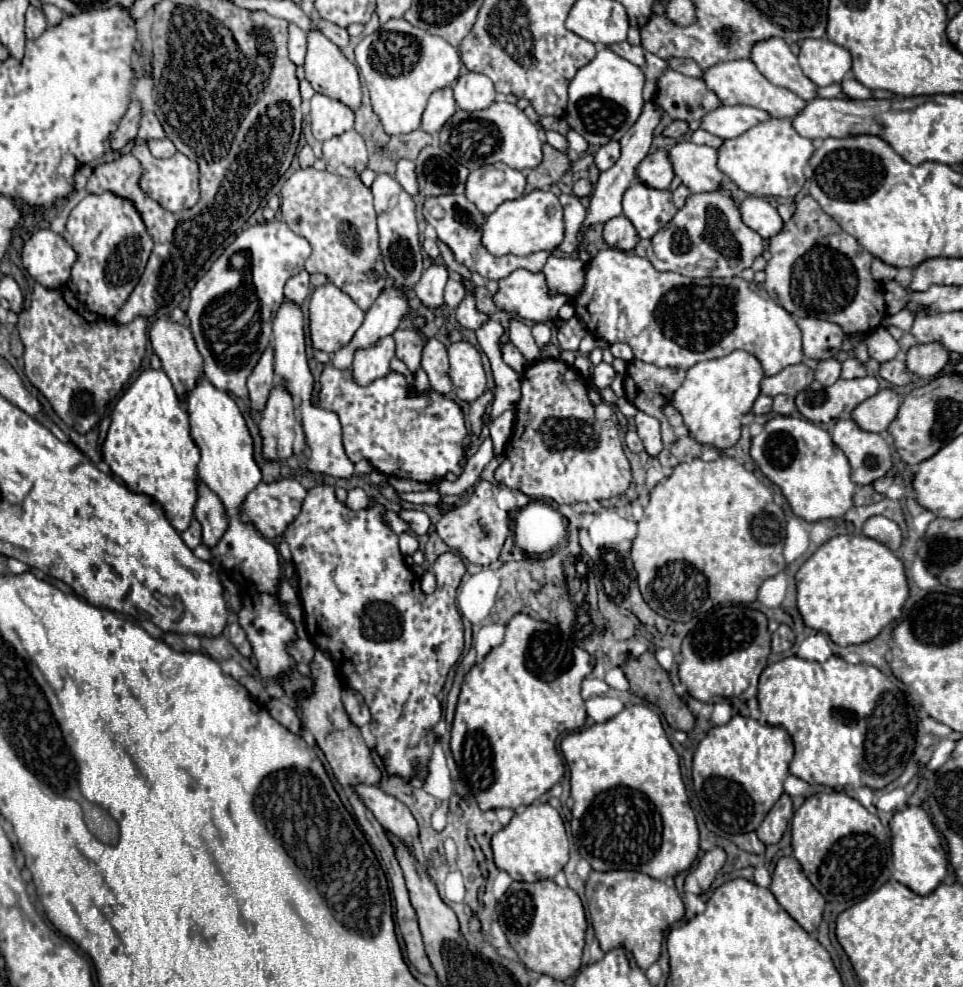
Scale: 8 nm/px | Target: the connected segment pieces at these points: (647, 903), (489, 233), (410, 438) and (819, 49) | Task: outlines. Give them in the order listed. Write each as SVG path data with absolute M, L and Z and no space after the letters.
M591 871L585 897L601 949L609 951L623 945L633 953L643 971L659 959L665 931L685 915L683 901L675 887L639 871Z
M531 191L513 201L505 201L495 213L485 217L481 245L491 255L529 255L537 251L553 251L563 241L563 207L551 191Z
M327 365L321 373L319 383L319 407L337 413L343 427L343 447L353 463L367 459L377 471L389 477L407 477L421 483L437 483L449 471L461 475L463 469L459 461L463 457L463 439L467 435L467 429L463 411L455 401L435 391L427 395L409 391L405 377L401 373L389 373L387 377L381 377L367 387L361 387L353 381L349 369L335 369L333 365Z
M805 39L799 51L799 65L813 83L827 87L841 83L851 69L851 53L829 39Z

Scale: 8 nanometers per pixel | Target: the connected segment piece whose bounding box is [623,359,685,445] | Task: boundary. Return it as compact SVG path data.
M633 359L627 363L625 373L625 397L643 413L659 419L663 443L671 445L675 441L675 435L671 431L671 425L667 417L663 415L663 407L671 401L675 389L683 383L685 371L683 369L661 369L643 361Z

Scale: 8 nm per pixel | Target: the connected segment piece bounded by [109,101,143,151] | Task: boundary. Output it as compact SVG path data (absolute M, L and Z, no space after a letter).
M131 101L125 117L121 119L117 131L111 135L109 139L109 145L113 151L119 151L129 139L135 139L137 137L137 131L139 131L139 121L141 121L141 103L139 101Z

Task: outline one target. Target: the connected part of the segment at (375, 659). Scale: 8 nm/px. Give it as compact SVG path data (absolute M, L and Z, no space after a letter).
M317 485L313 489L309 489L305 501L303 501L303 509L299 513L299 517L293 521L293 525L285 531L283 539L289 543L291 547L291 555L293 555L293 563L295 563L295 571L297 571L297 577L299 577L299 597L303 601L303 611L305 611L305 623L307 623L307 633L309 633L309 639L321 649L321 651L327 651L331 655L331 659L335 661L343 681L359 691L363 697L365 697L365 703L369 705L371 709L371 717L373 717L373 723L371 723L371 733L375 735L377 743L375 743L375 749L377 753L381 755L381 759L385 761L387 765L387 771L389 773L395 773L395 775L401 775L403 779L415 779L417 775L425 775L427 773L427 761L429 761L429 755L431 755L431 749L433 745L437 743L437 737L433 733L433 727L435 723L441 719L441 705L437 701L437 693L443 689L445 685L445 679L447 679L447 673L449 669L457 663L457 659L461 657L463 653L463 621L461 621L461 615L457 611L457 605L455 605L455 593L457 593L457 587L459 587L459 581L465 573L465 565L461 561L459 555L455 553L443 553L437 557L437 561L433 563L433 573L437 577L437 589L435 593L431 595L423 595L419 585L417 585L417 579L415 575L407 569L405 561L403 561L403 555L399 553L399 535L385 523L385 513L387 509L381 505L381 503L375 503L373 507L367 507L367 509L359 509L359 511L353 511L353 509L347 509L345 503L337 501L335 497L335 489L331 485Z

